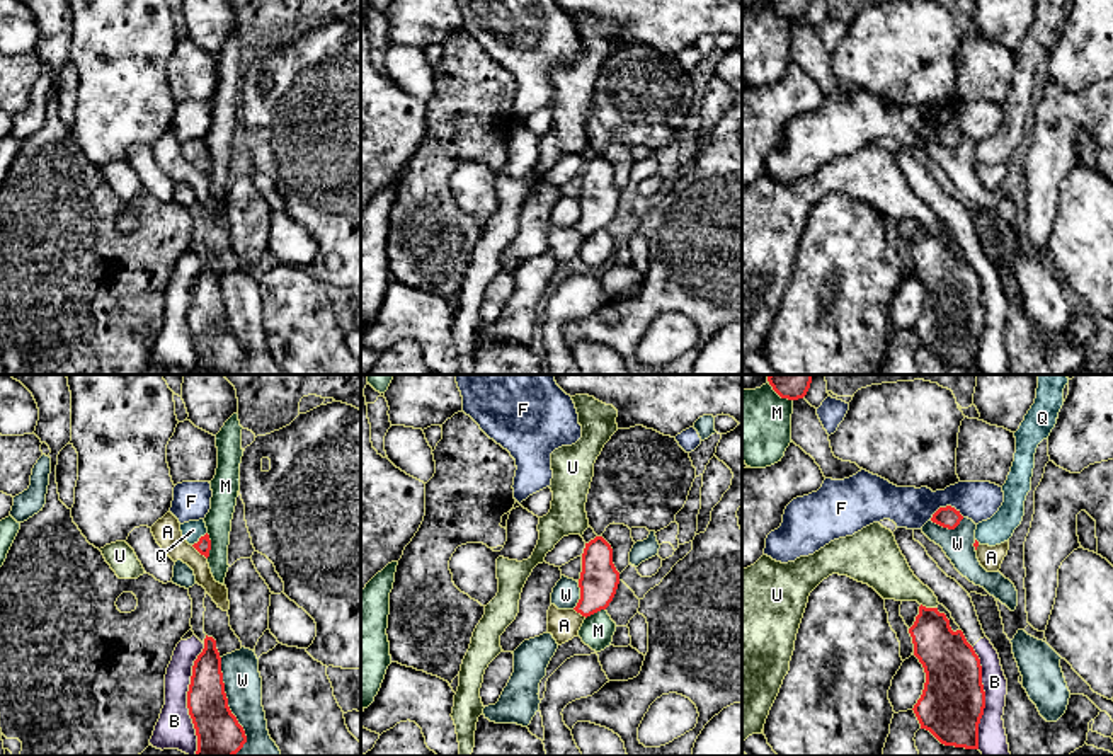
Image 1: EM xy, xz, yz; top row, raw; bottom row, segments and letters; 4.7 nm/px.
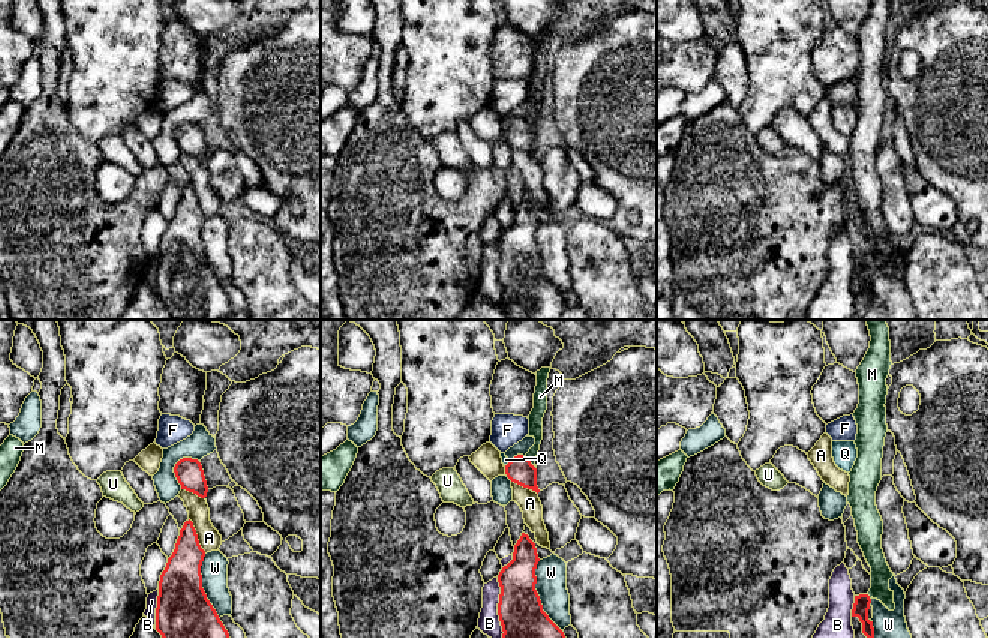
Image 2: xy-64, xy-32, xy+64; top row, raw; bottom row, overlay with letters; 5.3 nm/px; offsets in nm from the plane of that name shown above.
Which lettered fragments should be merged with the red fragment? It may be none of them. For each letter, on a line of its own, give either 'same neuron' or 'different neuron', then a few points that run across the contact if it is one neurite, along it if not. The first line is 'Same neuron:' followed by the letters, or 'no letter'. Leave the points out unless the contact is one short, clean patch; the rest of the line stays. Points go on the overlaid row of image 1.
Same neuron: Q
A: different neuron; line xy (191, 545), (206, 559)
B: different neuron
F: different neuron
M: different neuron
Q: same neuron; line xy (203, 545), (199, 538), (193, 530)
U: different neuron
W: different neuron

